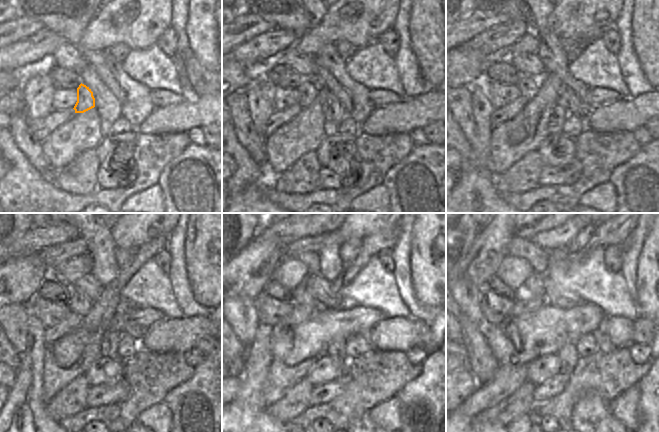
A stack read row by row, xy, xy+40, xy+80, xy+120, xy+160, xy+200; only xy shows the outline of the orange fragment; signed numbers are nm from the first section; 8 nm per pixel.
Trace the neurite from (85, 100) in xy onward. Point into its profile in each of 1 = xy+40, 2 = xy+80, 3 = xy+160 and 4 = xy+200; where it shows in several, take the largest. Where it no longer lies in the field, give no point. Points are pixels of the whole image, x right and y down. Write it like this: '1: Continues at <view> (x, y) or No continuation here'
1: Continues at xy+40 (307, 90)
2: Continues at xy+80 (528, 85)
3: Continues at xy+160 (301, 296)
4: Continues at xy+200 (535, 285).

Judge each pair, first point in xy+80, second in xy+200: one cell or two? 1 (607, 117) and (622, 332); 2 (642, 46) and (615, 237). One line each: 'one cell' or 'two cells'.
1: one cell
2: two cells

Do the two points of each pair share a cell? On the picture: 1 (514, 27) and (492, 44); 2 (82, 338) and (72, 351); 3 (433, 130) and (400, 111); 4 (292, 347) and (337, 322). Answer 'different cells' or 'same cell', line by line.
1: same cell
2: same cell
3: different cells
4: same cell

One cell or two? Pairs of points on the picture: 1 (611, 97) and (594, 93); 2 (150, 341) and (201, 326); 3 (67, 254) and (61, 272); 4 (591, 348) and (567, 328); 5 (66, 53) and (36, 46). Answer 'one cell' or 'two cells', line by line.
1: one cell
2: one cell
3: two cells
4: two cells
5: two cells

